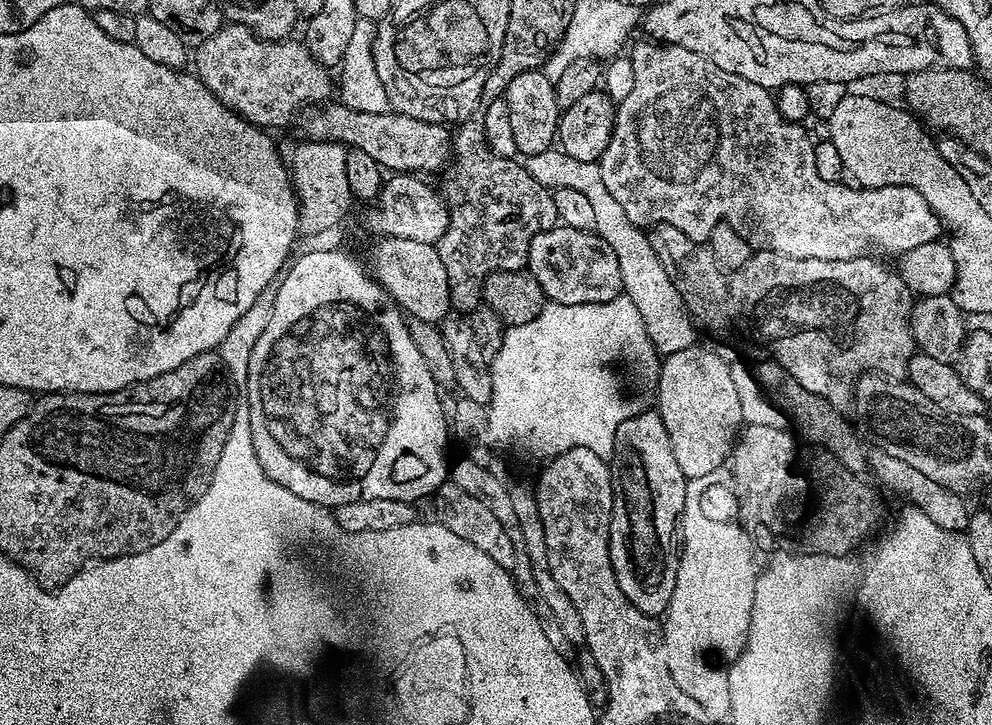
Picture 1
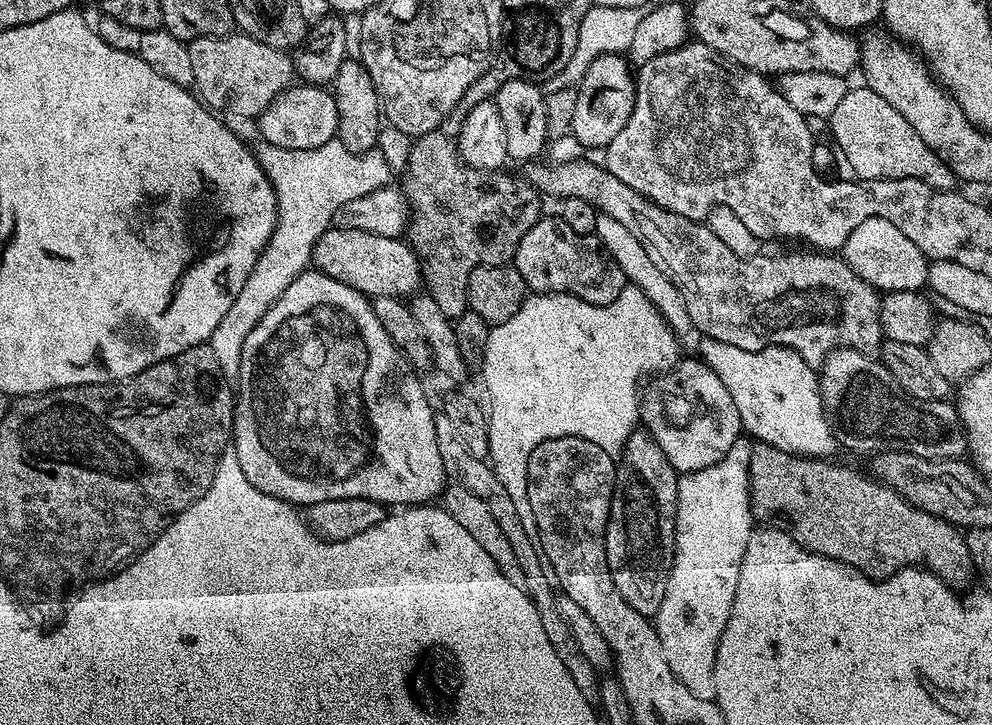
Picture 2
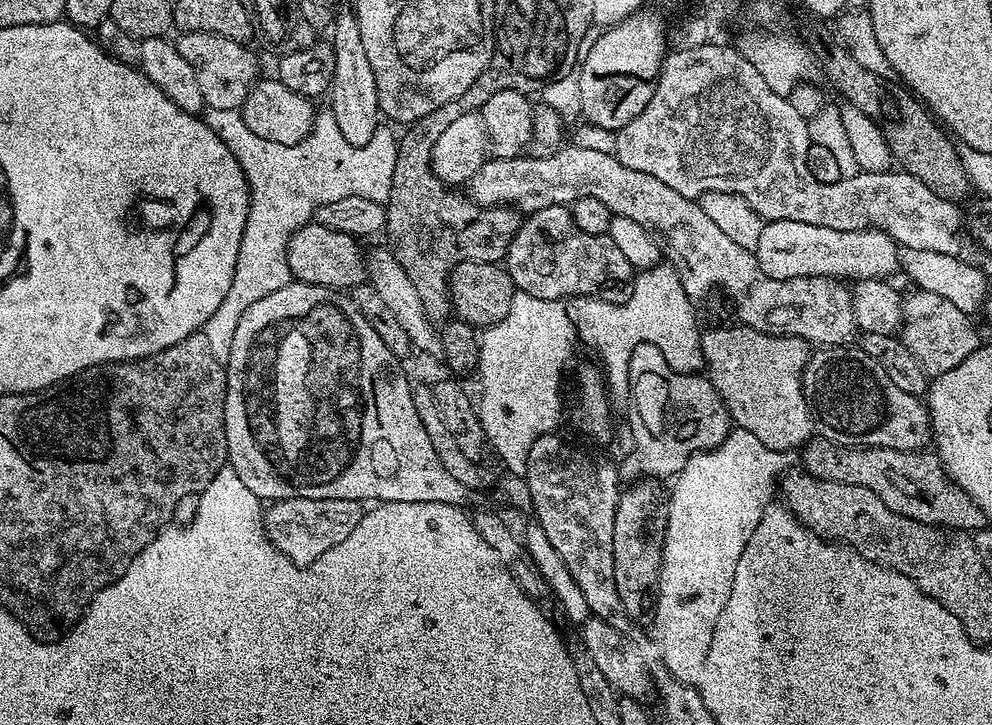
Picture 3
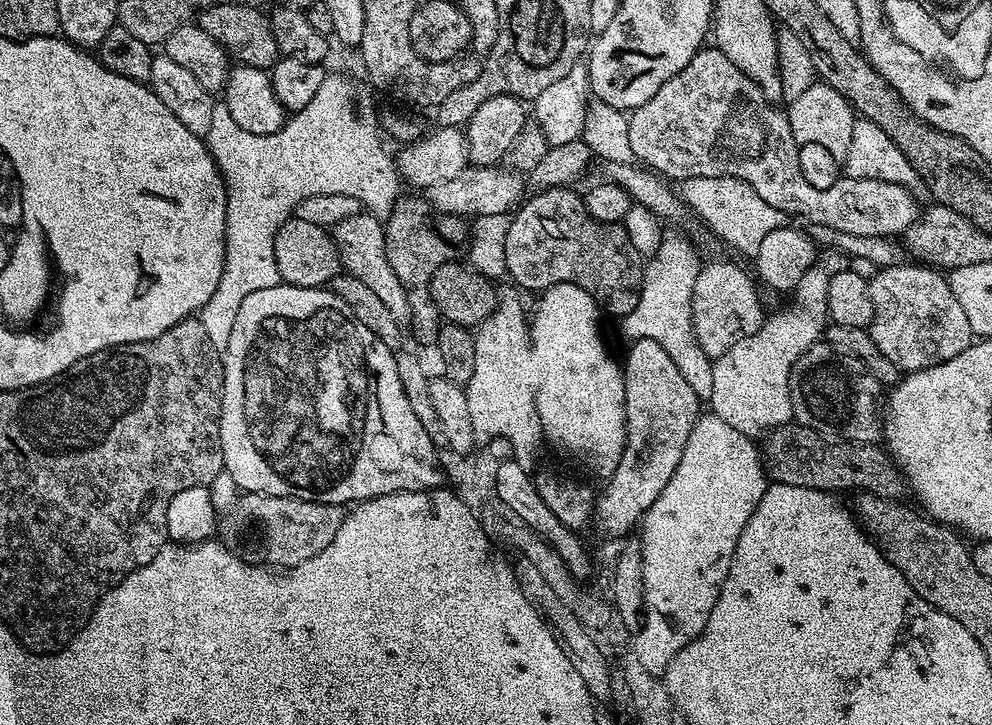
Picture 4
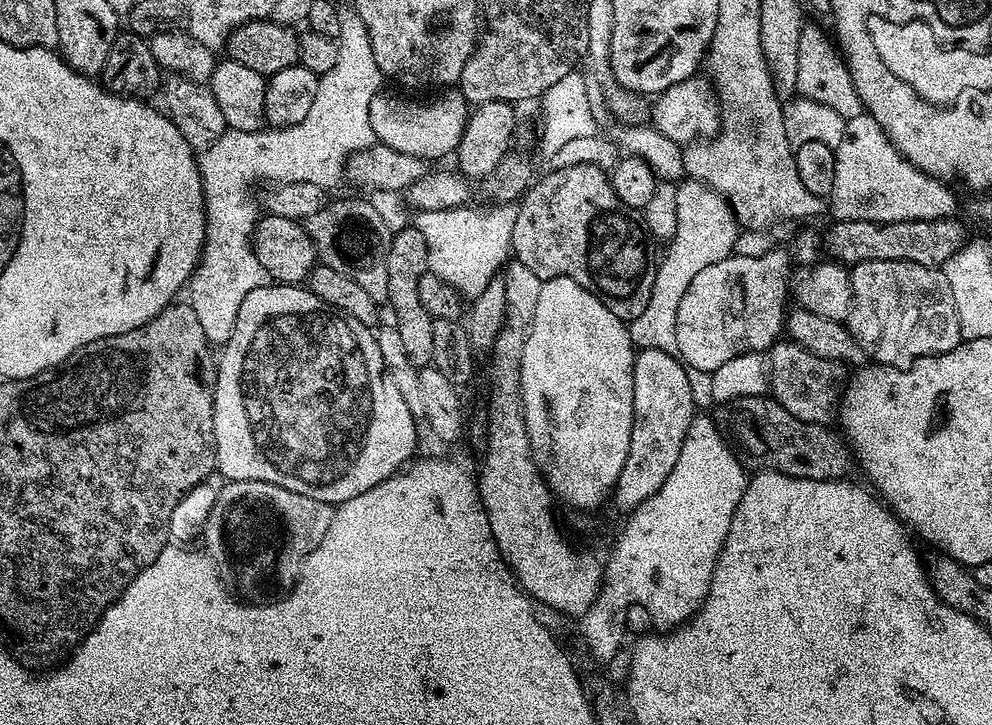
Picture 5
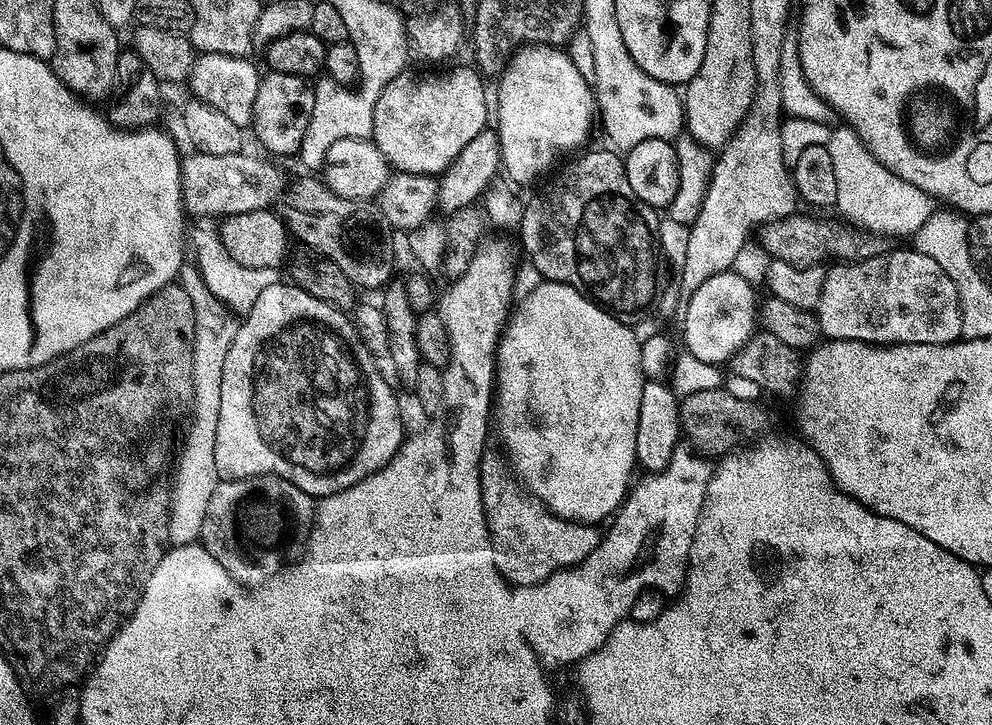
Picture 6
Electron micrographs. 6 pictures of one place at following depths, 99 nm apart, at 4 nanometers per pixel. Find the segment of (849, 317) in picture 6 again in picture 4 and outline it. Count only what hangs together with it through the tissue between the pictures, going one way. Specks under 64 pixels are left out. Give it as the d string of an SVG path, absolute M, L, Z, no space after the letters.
M910 263L881 267L877 276L868 280L870 298L874 302L868 332L874 338L874 346L904 374L938 366L962 354L962 350L974 343L970 321L958 298L954 298L947 279L935 267Z

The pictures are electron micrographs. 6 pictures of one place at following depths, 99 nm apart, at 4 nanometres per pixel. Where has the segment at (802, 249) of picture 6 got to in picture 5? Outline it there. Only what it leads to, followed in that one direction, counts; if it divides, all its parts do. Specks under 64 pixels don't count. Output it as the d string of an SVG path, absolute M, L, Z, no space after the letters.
M956 218L934 221L884 222L837 220L826 232L826 252L845 266L862 262L918 262L940 268L966 243L964 228Z

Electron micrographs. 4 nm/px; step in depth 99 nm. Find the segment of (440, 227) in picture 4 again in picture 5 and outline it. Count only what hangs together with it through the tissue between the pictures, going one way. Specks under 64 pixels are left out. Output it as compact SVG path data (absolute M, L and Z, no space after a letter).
M407 226L393 235L390 242L390 254L386 254L386 286L388 287L387 307L392 307L391 319L396 325L398 335L406 349L406 358L415 368L427 368L434 358L434 320L422 306L418 298L418 282L422 282L428 271L427 246L423 234L413 226Z

